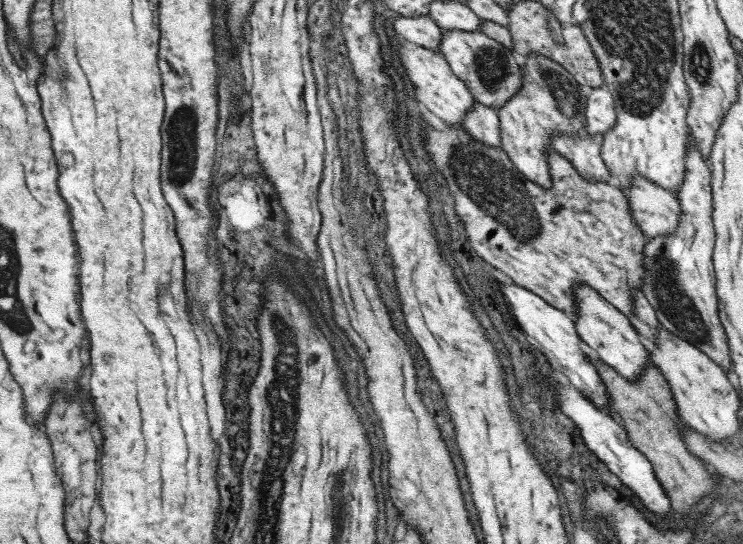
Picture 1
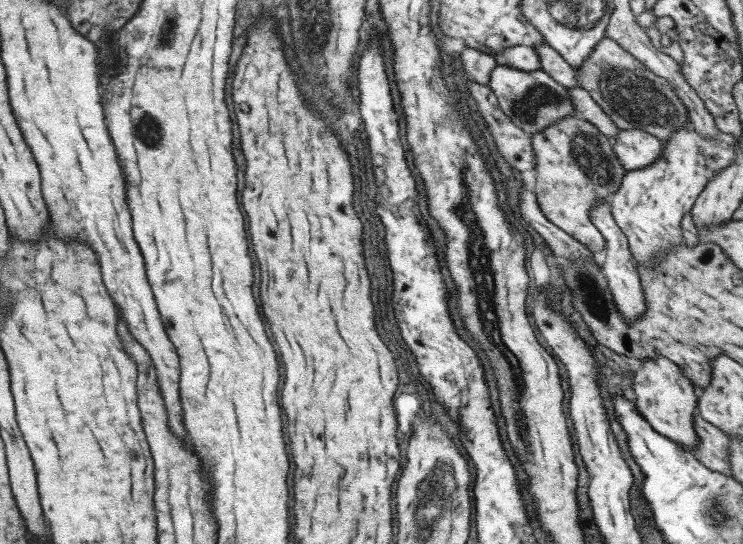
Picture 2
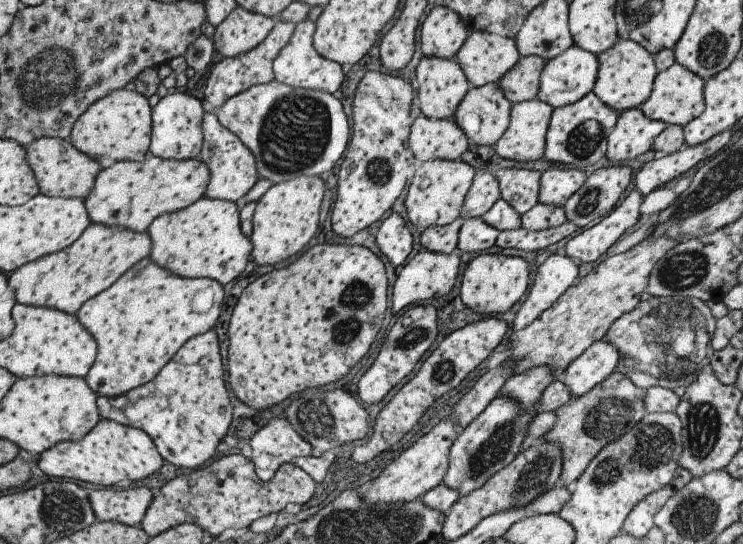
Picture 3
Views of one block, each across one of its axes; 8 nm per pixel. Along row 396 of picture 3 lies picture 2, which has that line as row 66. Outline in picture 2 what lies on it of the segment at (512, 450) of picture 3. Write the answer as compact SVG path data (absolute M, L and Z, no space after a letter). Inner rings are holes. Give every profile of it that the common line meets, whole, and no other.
M495 65L488 76L488 87L493 91L501 112L528 135L543 132L551 124L557 124L556 120L574 114L568 90L540 68L522 71L505 65Z

